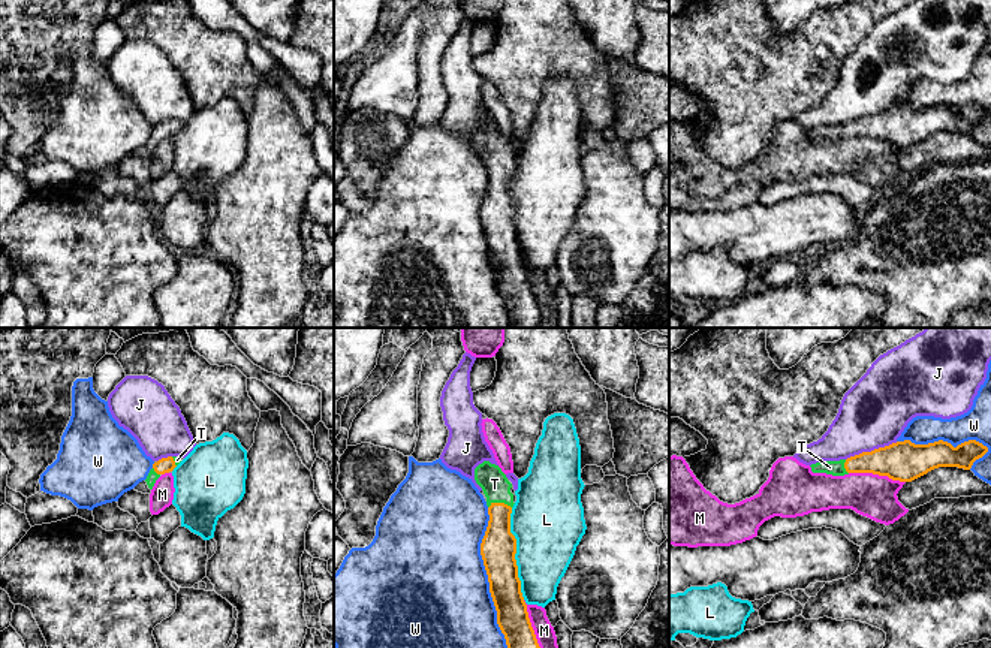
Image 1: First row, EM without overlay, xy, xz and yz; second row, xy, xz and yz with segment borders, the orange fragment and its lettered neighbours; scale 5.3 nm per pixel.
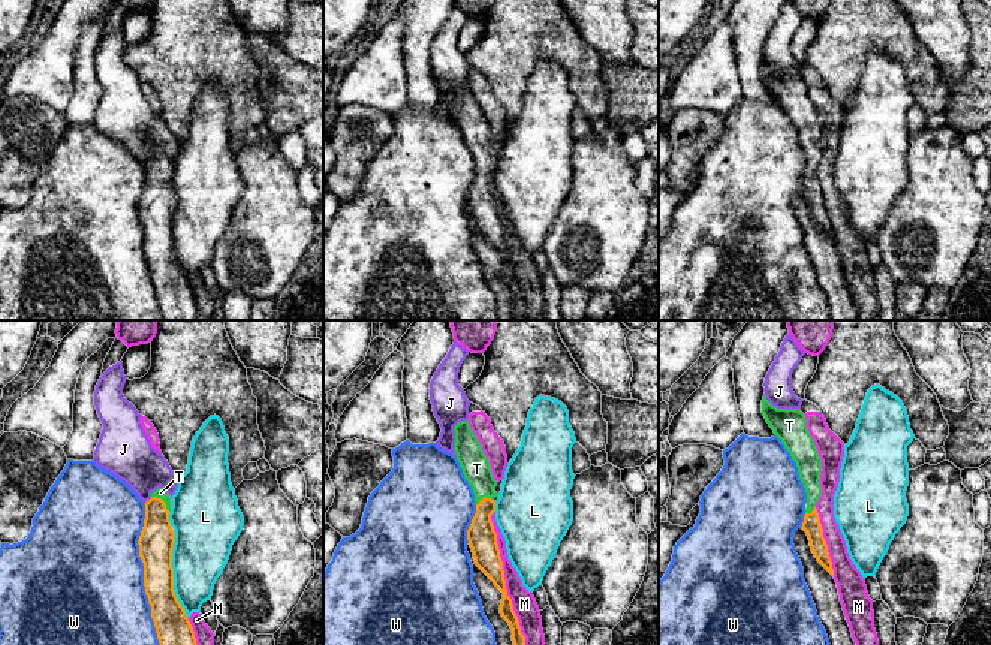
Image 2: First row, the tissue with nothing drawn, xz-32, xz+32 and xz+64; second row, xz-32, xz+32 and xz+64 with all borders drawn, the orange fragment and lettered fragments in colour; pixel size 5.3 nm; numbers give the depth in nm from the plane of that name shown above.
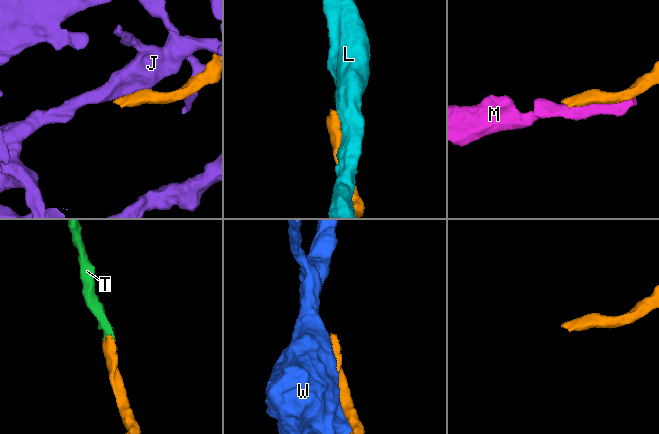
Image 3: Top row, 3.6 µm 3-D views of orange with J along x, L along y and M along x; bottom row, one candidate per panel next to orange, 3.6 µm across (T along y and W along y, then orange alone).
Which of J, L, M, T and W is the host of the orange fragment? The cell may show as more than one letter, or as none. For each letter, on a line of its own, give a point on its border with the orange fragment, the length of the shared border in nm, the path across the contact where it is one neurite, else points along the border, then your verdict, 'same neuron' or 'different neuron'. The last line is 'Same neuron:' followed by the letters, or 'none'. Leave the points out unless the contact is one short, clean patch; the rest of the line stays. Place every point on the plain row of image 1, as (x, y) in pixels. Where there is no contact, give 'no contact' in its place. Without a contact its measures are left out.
J: yz (871, 115) | 300 nm | different neuron
L: xz (515, 217) | 500 nm | different neuron
M: xz (533, 297) | 340 nm | different neuron
T: xz (500, 168) | 130 nm | across xz (499, 210), (500, 168), (494, 148) | same neuron
W: xz (490, 250) | 850 nm | different neuron
Same neuron: T

